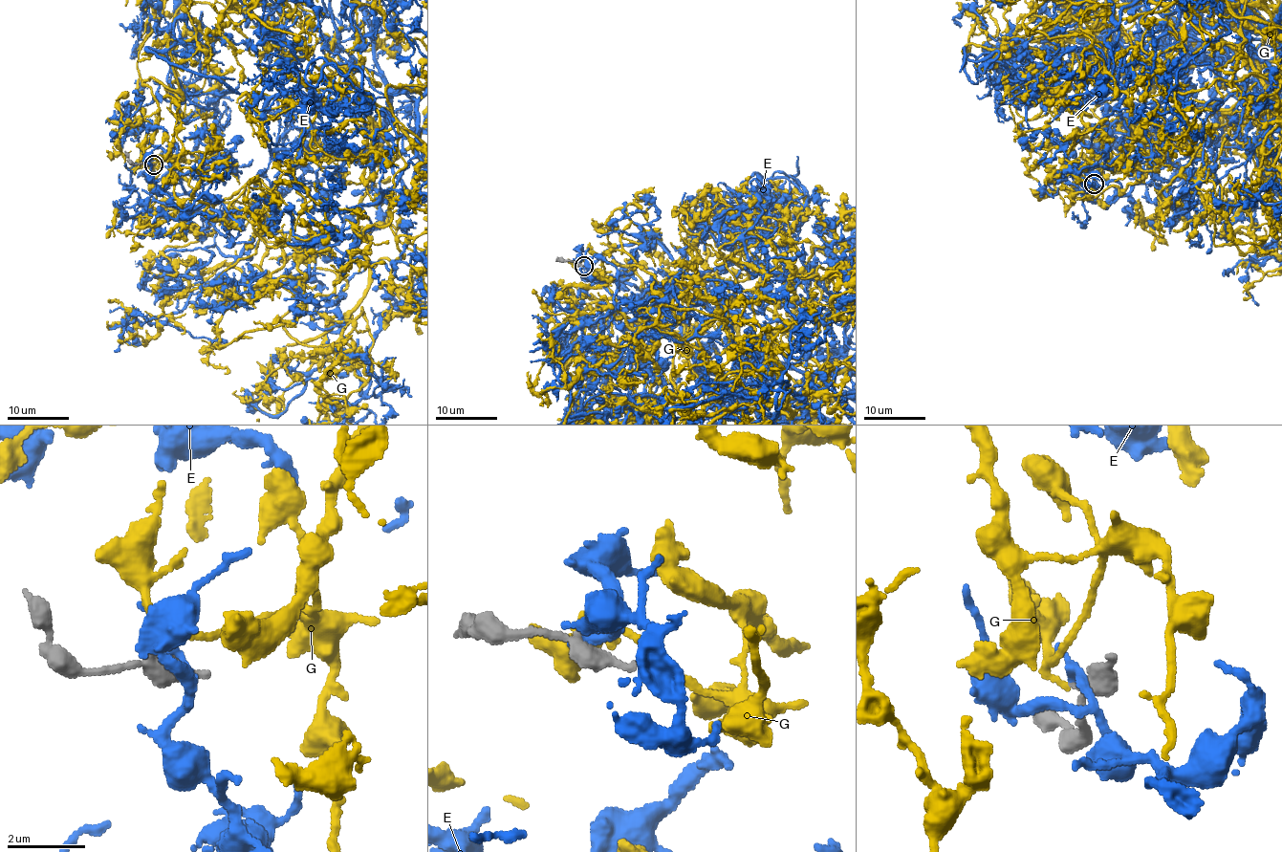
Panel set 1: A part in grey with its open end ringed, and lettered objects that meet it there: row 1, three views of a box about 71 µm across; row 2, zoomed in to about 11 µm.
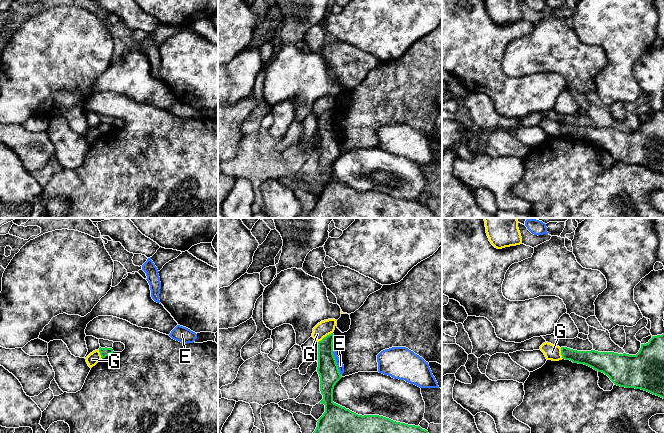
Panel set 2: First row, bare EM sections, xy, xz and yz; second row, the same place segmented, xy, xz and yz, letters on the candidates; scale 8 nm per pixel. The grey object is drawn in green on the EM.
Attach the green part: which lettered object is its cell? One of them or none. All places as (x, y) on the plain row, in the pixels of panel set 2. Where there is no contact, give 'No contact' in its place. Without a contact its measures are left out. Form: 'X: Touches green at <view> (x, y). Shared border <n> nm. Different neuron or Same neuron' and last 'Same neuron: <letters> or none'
E: Touches green at xz (335, 138). Shared border 220 nm. Different neuron
G: Touches green at xz (326, 112). Shared border 150 nm. Different neuron
Same neuron: none

